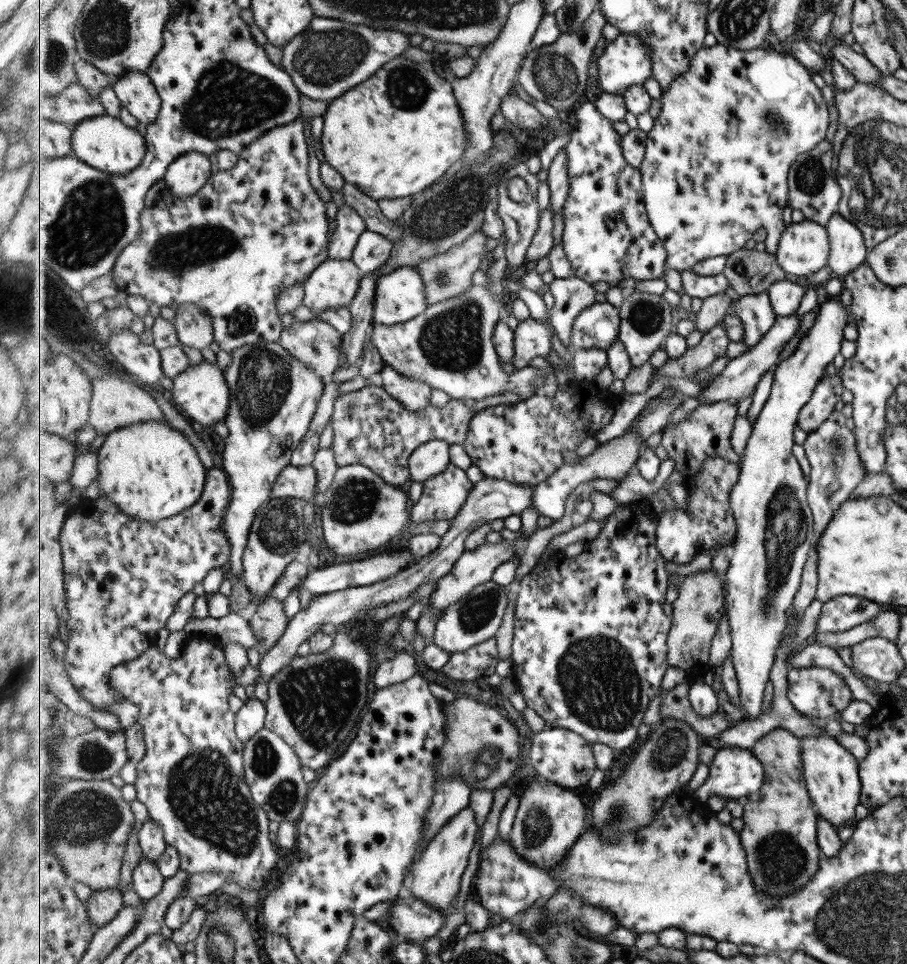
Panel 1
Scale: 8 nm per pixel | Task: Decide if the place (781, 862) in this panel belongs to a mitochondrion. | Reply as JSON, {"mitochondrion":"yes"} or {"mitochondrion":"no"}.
{"mitochondrion":"yes"}

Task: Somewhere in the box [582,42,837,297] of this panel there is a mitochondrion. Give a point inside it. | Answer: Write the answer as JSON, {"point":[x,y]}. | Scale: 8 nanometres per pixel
{"point":[810,174]}

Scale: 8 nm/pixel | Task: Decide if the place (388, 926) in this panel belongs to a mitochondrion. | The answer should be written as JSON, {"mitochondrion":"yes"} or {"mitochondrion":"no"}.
{"mitochondrion":"no"}

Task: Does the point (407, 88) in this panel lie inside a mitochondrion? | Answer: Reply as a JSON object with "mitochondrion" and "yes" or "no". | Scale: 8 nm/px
{"mitochondrion":"yes"}

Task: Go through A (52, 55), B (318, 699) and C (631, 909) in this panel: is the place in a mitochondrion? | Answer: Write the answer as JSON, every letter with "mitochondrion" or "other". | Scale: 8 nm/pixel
{"A":"mitochondrion","B":"mitochondrion","C":"other"}

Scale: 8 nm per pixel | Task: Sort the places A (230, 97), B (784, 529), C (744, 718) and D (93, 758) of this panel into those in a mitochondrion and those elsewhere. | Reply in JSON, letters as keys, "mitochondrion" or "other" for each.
{"A":"mitochondrion","B":"mitochondrion","C":"other","D":"mitochondrion"}

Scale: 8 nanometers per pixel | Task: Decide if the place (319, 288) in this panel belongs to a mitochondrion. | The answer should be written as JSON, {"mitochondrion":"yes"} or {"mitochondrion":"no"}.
{"mitochondrion":"no"}

